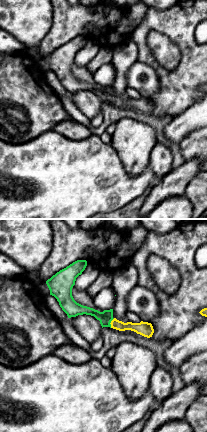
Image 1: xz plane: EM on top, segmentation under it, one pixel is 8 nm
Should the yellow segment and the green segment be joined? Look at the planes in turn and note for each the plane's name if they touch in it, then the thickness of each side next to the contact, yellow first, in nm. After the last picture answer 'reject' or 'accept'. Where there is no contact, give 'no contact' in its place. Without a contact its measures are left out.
meets yellow in xz; 100 nm thick on the yellow side, 110 nm on the other

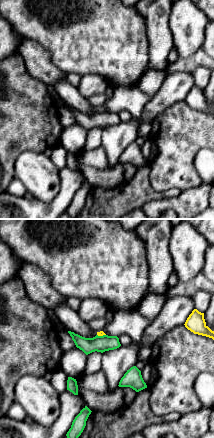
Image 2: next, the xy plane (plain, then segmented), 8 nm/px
meets yellow in xy; 50 nm thick on the yellow side, 130 nm on the other

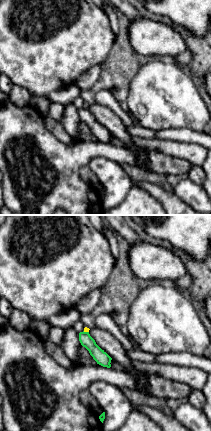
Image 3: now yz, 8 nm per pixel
meets yellow in yz; 40 nm thick on the yellow side, 110 nm on the other

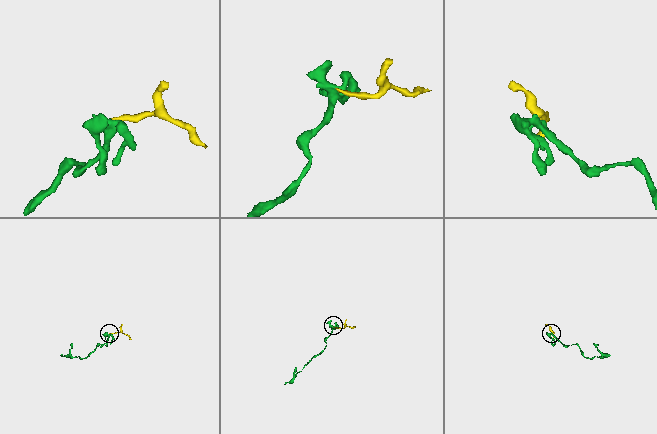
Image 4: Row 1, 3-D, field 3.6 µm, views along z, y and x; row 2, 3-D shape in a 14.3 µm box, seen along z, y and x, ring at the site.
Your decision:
reject

